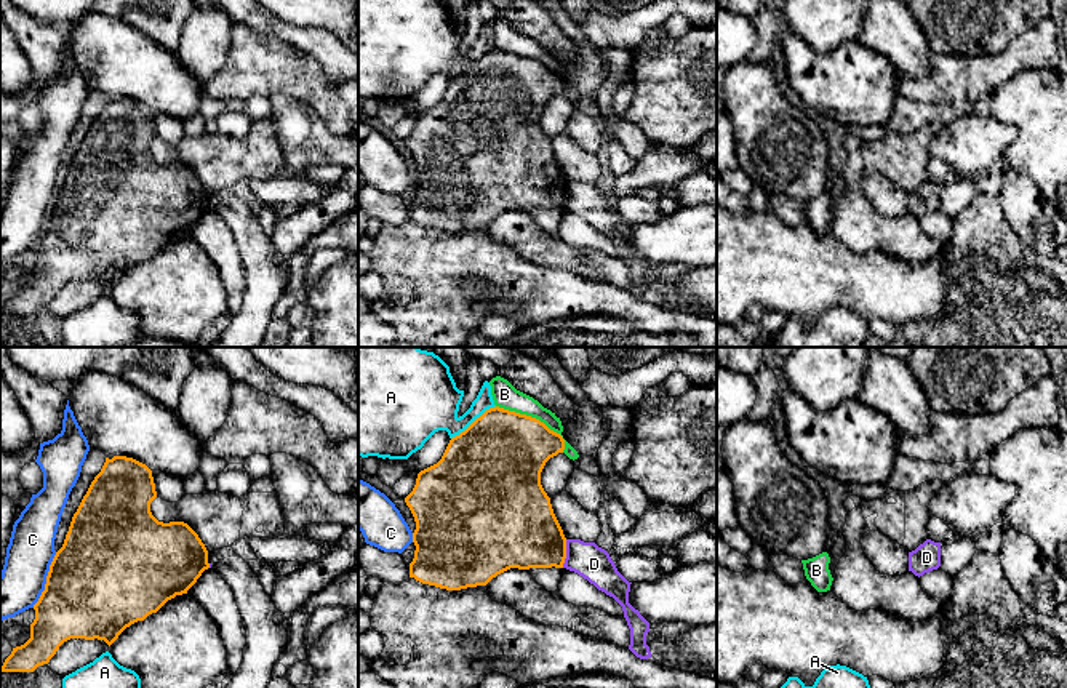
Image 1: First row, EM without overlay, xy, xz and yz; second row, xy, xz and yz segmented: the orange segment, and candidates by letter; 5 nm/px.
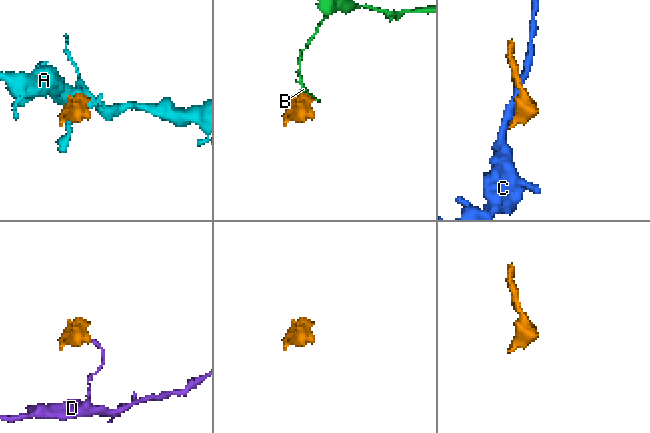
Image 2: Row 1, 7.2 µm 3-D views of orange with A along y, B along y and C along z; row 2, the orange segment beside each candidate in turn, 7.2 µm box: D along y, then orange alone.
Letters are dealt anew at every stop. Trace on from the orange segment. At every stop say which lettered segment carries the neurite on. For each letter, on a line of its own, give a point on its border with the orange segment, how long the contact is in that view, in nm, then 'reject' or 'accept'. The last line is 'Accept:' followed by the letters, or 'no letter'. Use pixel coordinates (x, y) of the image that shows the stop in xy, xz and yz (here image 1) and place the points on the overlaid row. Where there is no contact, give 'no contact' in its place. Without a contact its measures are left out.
A: meets orange in xz at (474, 421); contact 280 nm long; reject
B: meets orange in xz at (535, 418); contact 420 nm long; reject
C: meets orange in xy at (47, 580); contact 300 nm long; reject
D: meets orange in xz at (565, 554); contact 150 nm long; reject
Accept: no letter

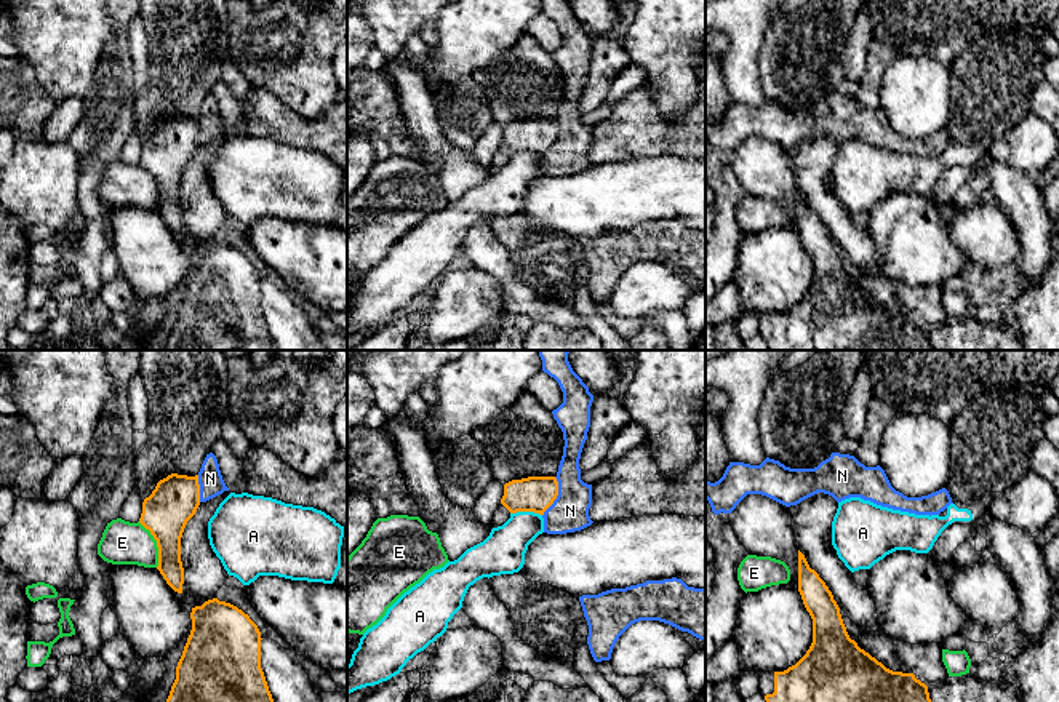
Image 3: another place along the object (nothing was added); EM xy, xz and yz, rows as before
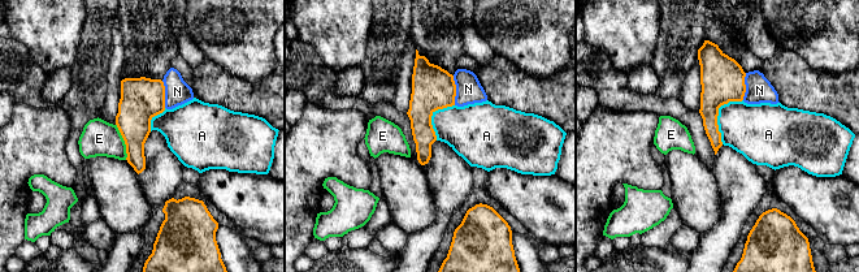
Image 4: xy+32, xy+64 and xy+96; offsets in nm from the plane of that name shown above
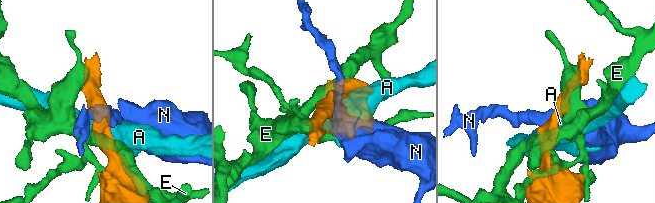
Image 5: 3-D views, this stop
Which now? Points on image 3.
A: meets orange in xz at (527, 510); contact 160 nm long; reject
E: meets orange in xy at (157, 544); contact 260 nm long; reject
N: meets orange in xz at (557, 494); contact 220 nm long; reject
Accept: no letter

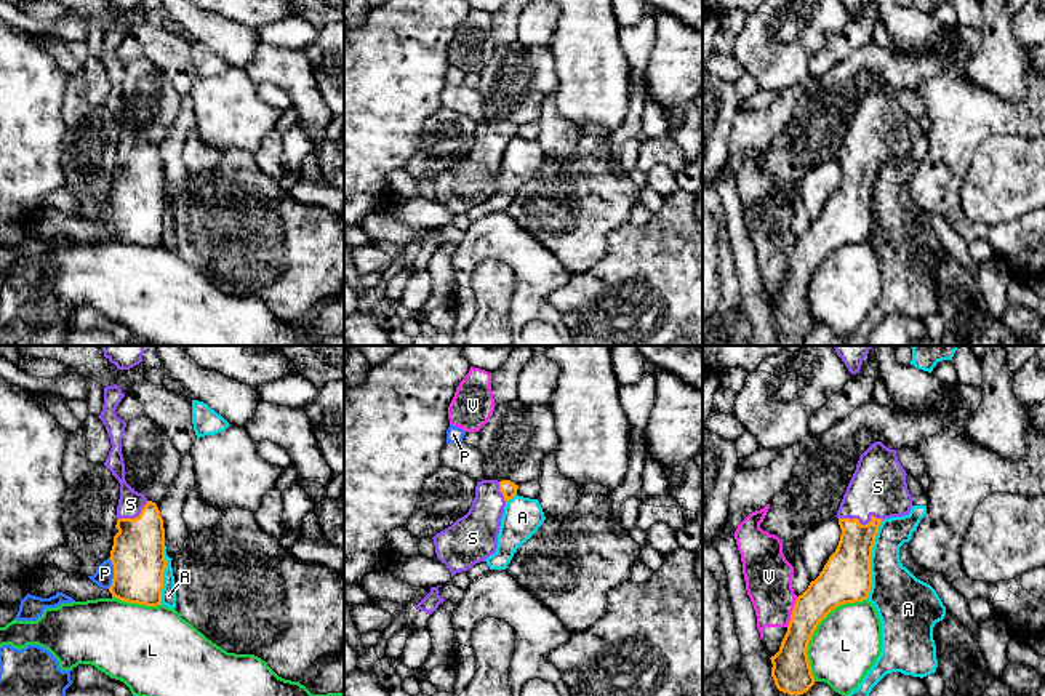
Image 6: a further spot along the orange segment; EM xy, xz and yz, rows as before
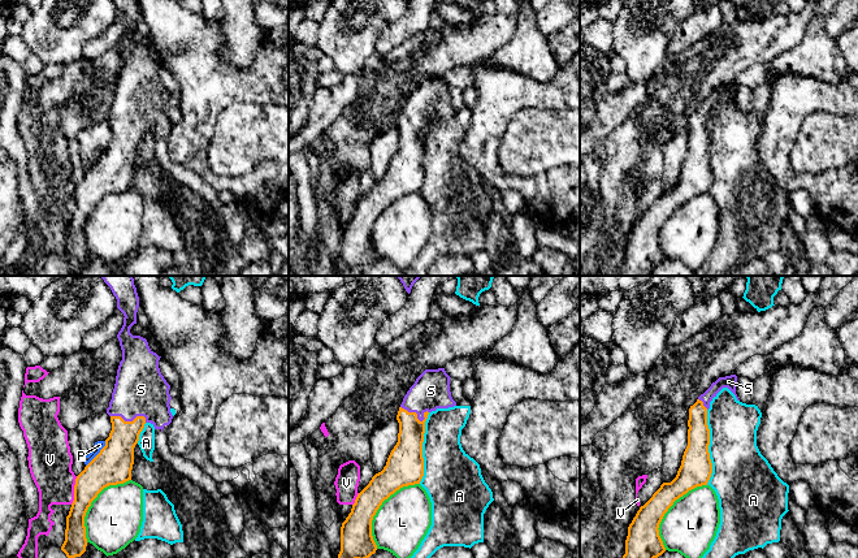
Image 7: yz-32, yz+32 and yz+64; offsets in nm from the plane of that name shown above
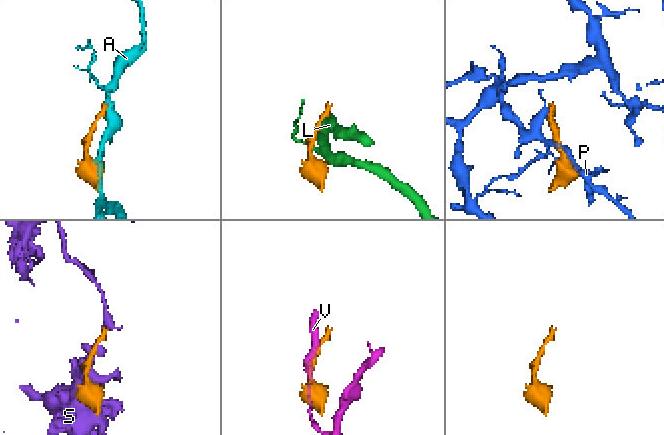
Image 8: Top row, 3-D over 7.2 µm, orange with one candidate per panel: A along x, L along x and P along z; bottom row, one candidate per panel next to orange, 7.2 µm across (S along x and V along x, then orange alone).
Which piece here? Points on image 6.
A: meets orange in yz at (869, 559); contact 400 nm long; reject
L: meets orange in yz at (815, 629); contact 500 nm long; reject
P: meets orange in xy at (114, 573); contact 160 nm long; reject
S: meets orange in yz at (860, 524); contact 220 nm long; accept
V: meets orange in yz at (792, 612); contact 160 nm long; reject
Accept: S

